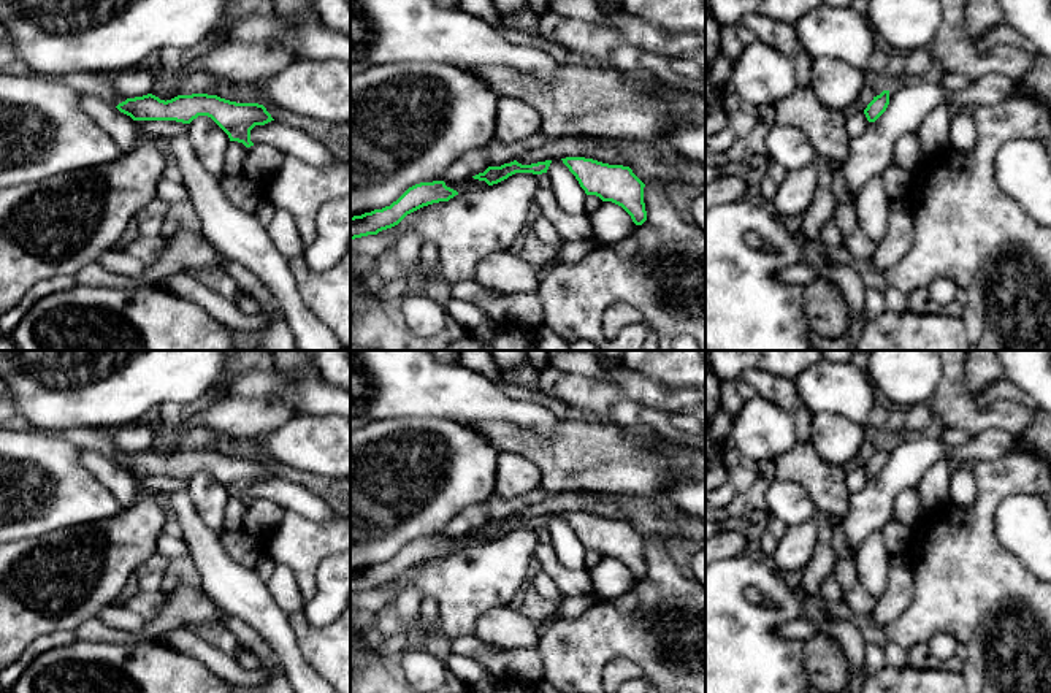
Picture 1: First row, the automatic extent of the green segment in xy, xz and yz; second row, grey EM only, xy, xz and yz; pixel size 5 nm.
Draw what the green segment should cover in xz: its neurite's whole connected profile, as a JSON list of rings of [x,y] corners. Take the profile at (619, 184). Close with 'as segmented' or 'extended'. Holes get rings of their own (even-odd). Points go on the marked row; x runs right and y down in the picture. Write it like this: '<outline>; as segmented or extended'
[[[566,157],[561,160],[587,195],[596,195],[602,201],[621,206],[636,225],[642,225],[647,220],[644,203],[645,184],[629,167],[609,165],[585,157]]]; as segmented

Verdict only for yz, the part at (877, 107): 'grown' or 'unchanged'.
unchanged

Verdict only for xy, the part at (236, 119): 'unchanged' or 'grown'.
unchanged

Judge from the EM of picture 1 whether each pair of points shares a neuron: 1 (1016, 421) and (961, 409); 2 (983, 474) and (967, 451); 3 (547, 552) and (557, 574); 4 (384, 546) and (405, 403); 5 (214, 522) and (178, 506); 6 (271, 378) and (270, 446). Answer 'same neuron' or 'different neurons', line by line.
1: same neuron
2: different neurons
3: same neuron
4: different neurons
5: different neurons
6: different neurons

